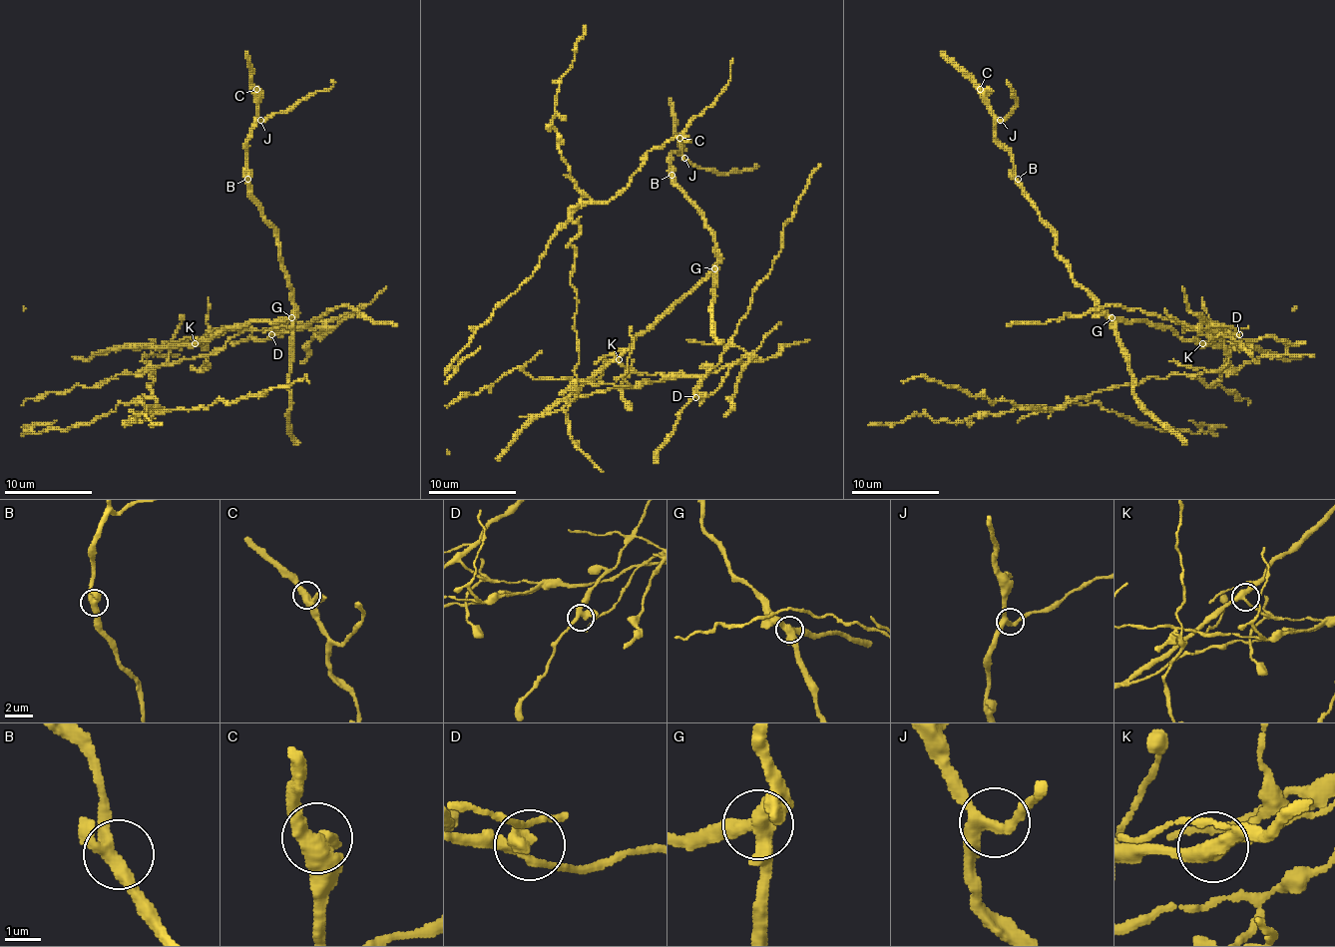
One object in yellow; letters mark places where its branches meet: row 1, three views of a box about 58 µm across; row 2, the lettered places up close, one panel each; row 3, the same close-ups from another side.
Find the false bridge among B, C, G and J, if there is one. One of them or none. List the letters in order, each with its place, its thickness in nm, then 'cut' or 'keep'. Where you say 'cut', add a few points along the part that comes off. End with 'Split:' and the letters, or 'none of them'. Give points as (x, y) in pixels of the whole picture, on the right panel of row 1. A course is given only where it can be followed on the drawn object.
B: place (1018, 179); calibre 360 nm; keep
C: place (980, 89); calibre 440 nm; keep
G: place (1112, 317); calibre 440 nm; cut; course (1112, 317), (1219, 343), (1226, 359), (1219, 370), (1147, 376), (1057, 409), (991, 403), (925, 376), (901, 381)
J: place (1000, 120); calibre 280 nm; keep
Split: G

